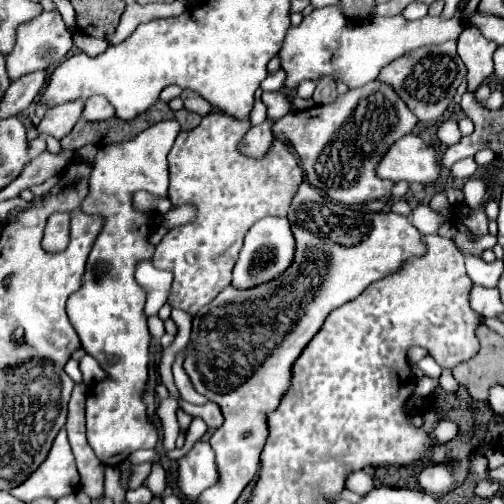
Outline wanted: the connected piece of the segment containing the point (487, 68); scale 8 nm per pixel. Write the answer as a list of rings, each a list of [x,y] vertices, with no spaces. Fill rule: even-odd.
[[[472,26],[464,28],[464,32],[458,38],[458,56],[466,64],[466,80],[468,80],[468,92],[474,94],[476,88],[494,72],[492,54],[496,50],[496,42],[486,40],[480,36],[480,32]]]

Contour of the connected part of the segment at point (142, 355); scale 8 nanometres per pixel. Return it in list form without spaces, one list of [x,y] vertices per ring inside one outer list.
[[[166,120],[168,124],[154,124],[152,128],[140,132],[134,140],[124,144],[110,144],[108,148],[100,148],[94,160],[94,170],[90,174],[90,194],[81,204],[85,214],[100,214],[104,216],[104,228],[98,234],[92,252],[86,262],[86,272],[82,278],[82,286],[68,298],[68,316],[74,330],[80,336],[82,348],[94,356],[100,366],[108,372],[108,380],[94,384],[88,392],[86,400],[86,426],[88,426],[88,444],[96,452],[102,464],[118,466],[130,452],[140,448],[154,448],[158,440],[156,426],[148,422],[146,404],[142,402],[140,392],[146,388],[148,380],[148,356],[150,356],[150,334],[144,316],[146,290],[134,280],[134,268],[140,260],[152,260],[154,244],[148,242],[150,232],[156,226],[156,212],[140,212],[134,208],[134,192],[148,192],[156,198],[168,198],[168,164],[166,156],[180,132],[180,124],[176,120]]]

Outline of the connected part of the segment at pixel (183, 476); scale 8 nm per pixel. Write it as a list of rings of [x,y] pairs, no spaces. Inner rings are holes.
[[[198,440],[192,450],[178,460],[178,490],[186,500],[196,500],[216,482],[216,462],[210,442]]]

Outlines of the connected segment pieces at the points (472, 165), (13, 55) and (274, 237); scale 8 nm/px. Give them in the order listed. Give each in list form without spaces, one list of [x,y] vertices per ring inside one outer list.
[[[474,158],[458,160],[458,162],[451,167],[451,172],[456,178],[470,178],[477,170],[478,164]]]
[[[58,10],[42,12],[40,16],[24,22],[16,28],[16,46],[6,58],[6,68],[10,72],[10,78],[16,80],[28,72],[50,68],[56,62],[60,62],[60,58],[64,58],[70,48],[72,48],[72,34],[68,32],[60,12]]]
[[[262,218],[258,220],[244,238],[244,246],[240,252],[240,258],[232,272],[232,286],[238,290],[248,290],[254,286],[260,286],[262,282],[272,282],[280,278],[294,260],[296,252],[296,240],[290,230],[290,222],[286,218]]]

